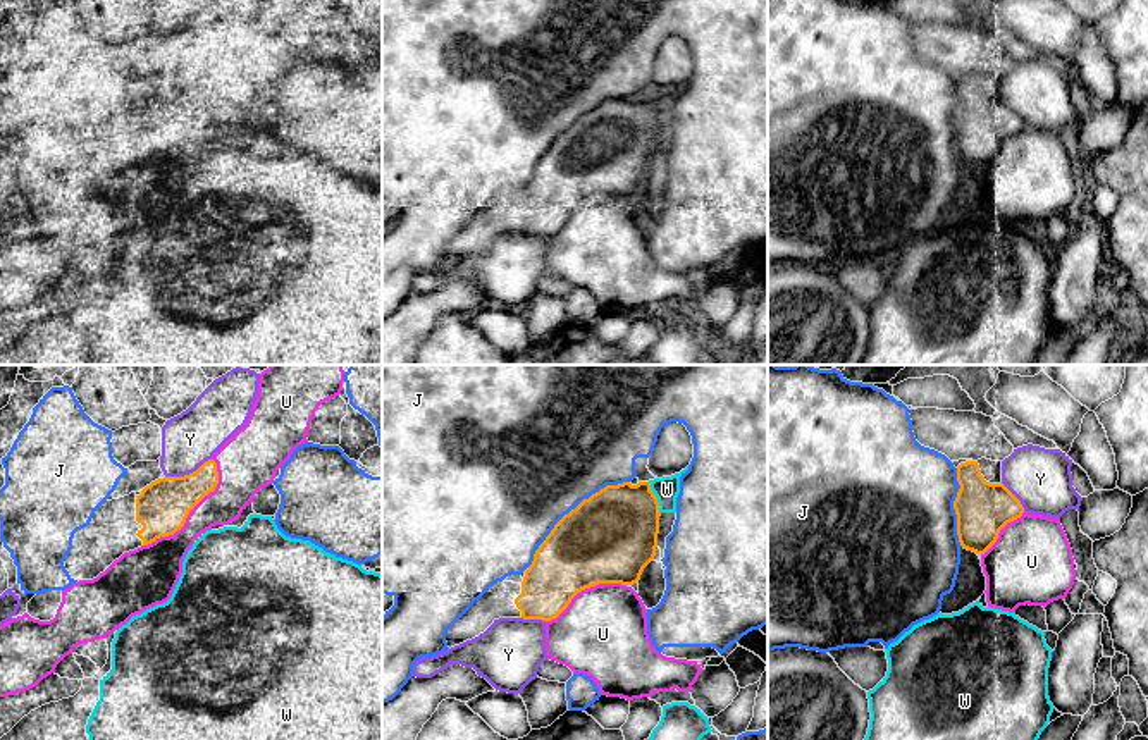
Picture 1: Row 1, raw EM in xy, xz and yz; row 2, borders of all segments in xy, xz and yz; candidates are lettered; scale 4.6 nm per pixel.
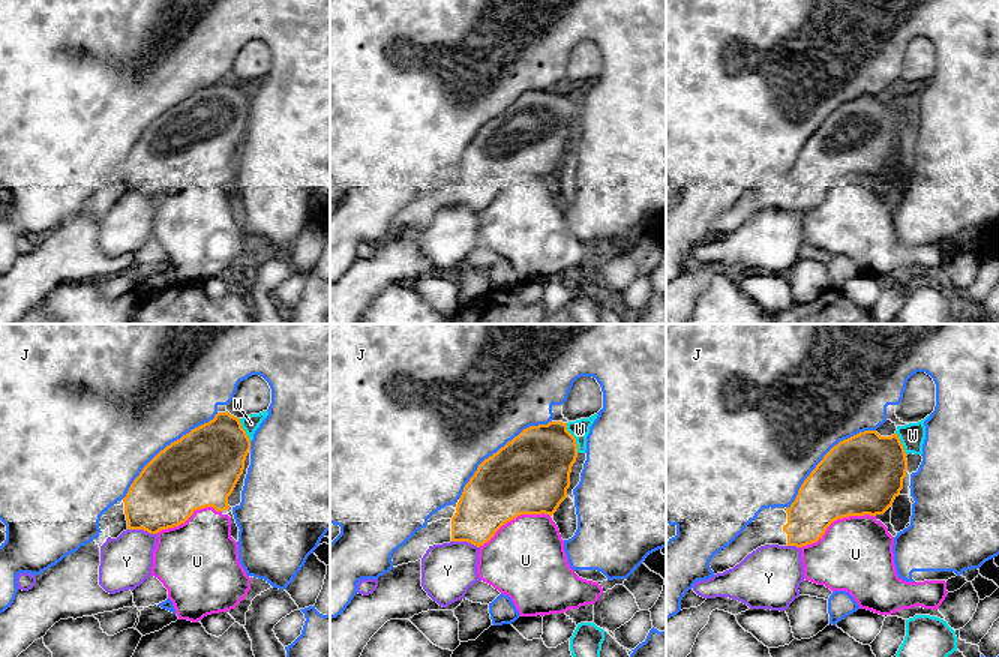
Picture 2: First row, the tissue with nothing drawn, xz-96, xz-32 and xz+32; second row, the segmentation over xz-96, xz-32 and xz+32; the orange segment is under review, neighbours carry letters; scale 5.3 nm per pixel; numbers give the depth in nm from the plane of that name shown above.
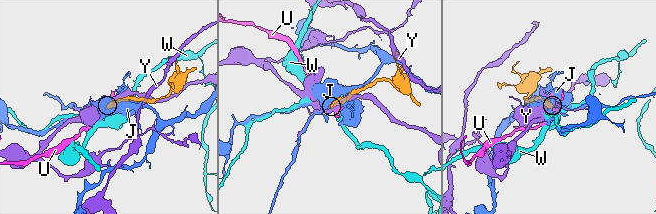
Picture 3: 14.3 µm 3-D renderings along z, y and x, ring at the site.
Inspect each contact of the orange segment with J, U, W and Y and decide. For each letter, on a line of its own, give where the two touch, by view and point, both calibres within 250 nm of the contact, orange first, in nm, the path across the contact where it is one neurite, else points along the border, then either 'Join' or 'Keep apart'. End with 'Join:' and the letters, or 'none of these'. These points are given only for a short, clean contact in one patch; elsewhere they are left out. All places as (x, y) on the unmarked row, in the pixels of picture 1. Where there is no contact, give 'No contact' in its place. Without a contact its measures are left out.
J: Touches orange at xz (572, 124). Thickness 420 nm (orange) against 500 nm. Keep apart
U: Touches orange at xy (190, 124). Thickness 240 nm (orange) against 180 nm. Keep apart
W: Touches orange at xz (656, 112). Thickness 400 nm (orange) against 120 nm. Keep apart
Y: Touches orange at xy (190, 88). Thickness 240 nm (orange) against 260 nm. Keep apart
Join: none of these

